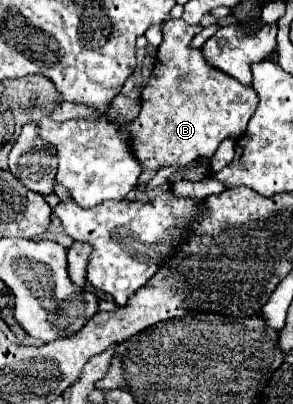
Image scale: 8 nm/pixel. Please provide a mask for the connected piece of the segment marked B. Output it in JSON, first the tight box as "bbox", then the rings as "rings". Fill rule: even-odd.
{"bbox":[129,18,259,170],"rings":[[[171,18],[161,24],[163,42],[157,52],[157,62],[147,86],[141,92],[141,112],[129,124],[133,152],[147,170],[155,170],[165,164],[189,164],[197,158],[211,158],[225,138],[239,138],[245,132],[245,126],[257,108],[259,98],[251,86],[245,86],[233,76],[215,70],[215,66],[209,66],[209,62],[205,62],[201,48],[191,46],[193,36],[199,34],[201,30],[203,30],[201,24],[191,26],[181,18],[177,20]]]}

